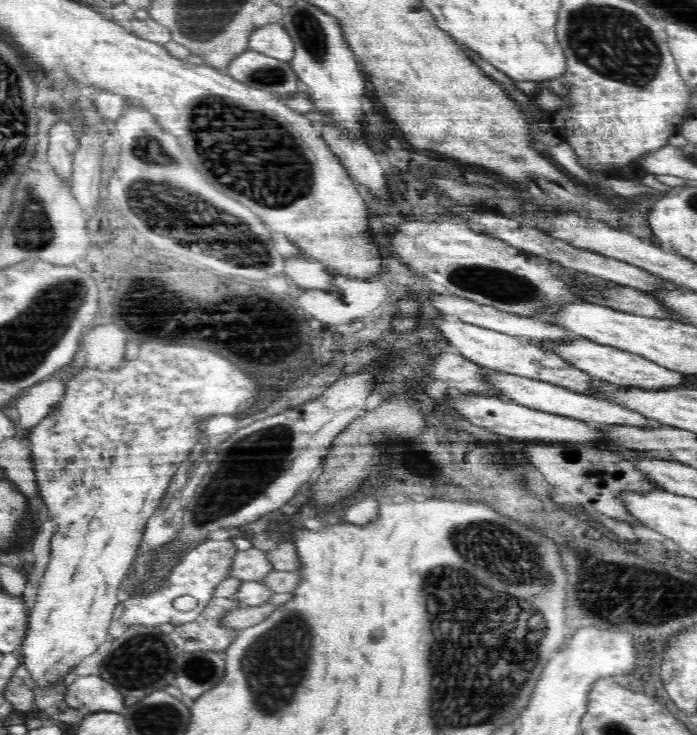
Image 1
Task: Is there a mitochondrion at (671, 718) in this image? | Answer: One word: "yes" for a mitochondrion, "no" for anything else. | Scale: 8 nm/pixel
no

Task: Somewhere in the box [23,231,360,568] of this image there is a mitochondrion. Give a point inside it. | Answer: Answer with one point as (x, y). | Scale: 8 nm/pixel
(255, 461)

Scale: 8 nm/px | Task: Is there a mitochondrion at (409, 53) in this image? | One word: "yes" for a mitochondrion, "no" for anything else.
no

